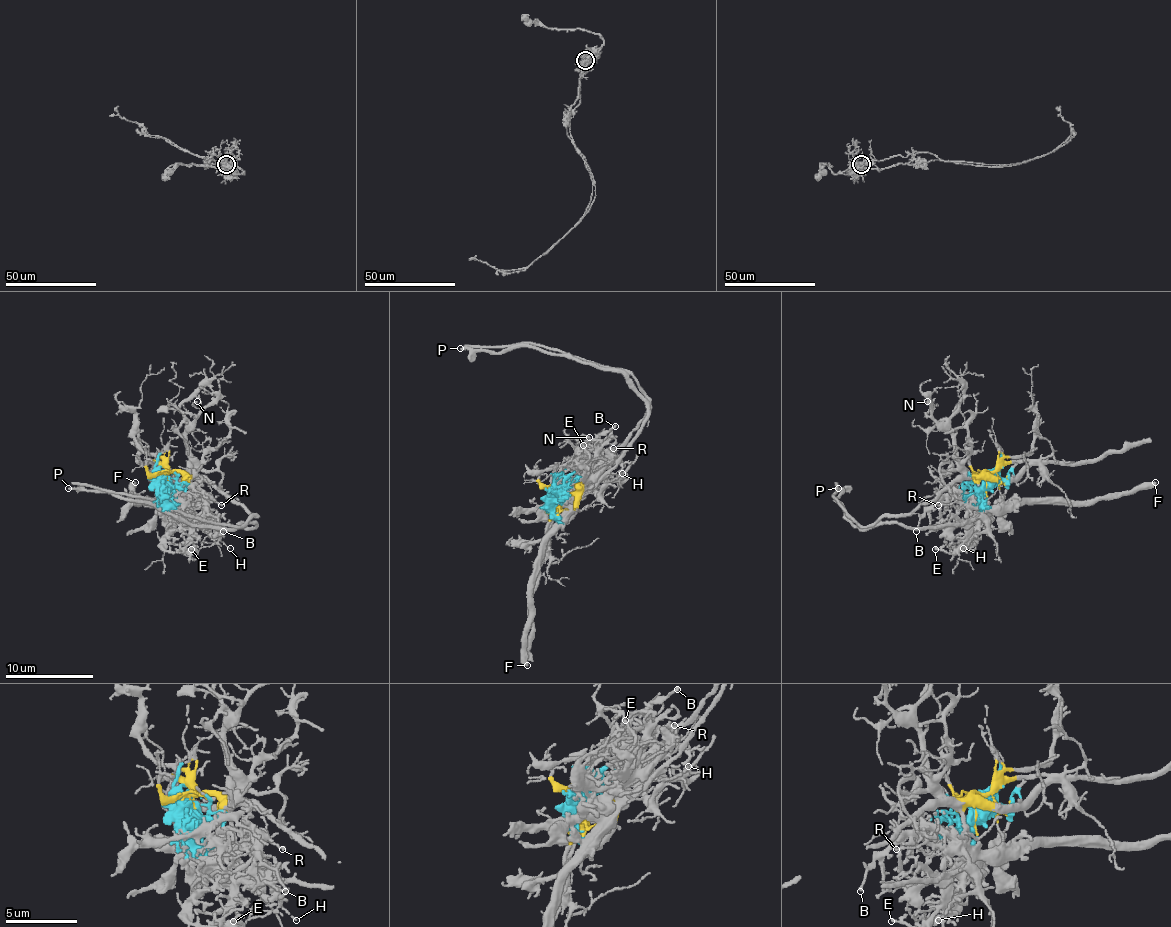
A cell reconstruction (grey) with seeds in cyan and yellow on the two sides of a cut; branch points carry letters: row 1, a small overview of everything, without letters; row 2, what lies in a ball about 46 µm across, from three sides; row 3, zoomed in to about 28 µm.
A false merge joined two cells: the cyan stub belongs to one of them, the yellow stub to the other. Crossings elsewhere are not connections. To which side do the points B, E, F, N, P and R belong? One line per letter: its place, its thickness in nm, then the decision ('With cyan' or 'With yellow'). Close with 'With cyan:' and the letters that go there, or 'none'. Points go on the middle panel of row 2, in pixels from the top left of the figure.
B: Place: (615, 426). Thickness 160 nm. With cyan
E: Place: (583, 445). Thickness 150 nm. With cyan
F: Place: (527, 665). Thickness 480 nm. With cyan
N: Place: (589, 437). Thickness 110 nm. With yellow
P: Place: (460, 348). Thickness 240 nm. With cyan
R: Place: (613, 448). Thickness 130 nm. With cyan
With cyan: B, E, F, P, R

